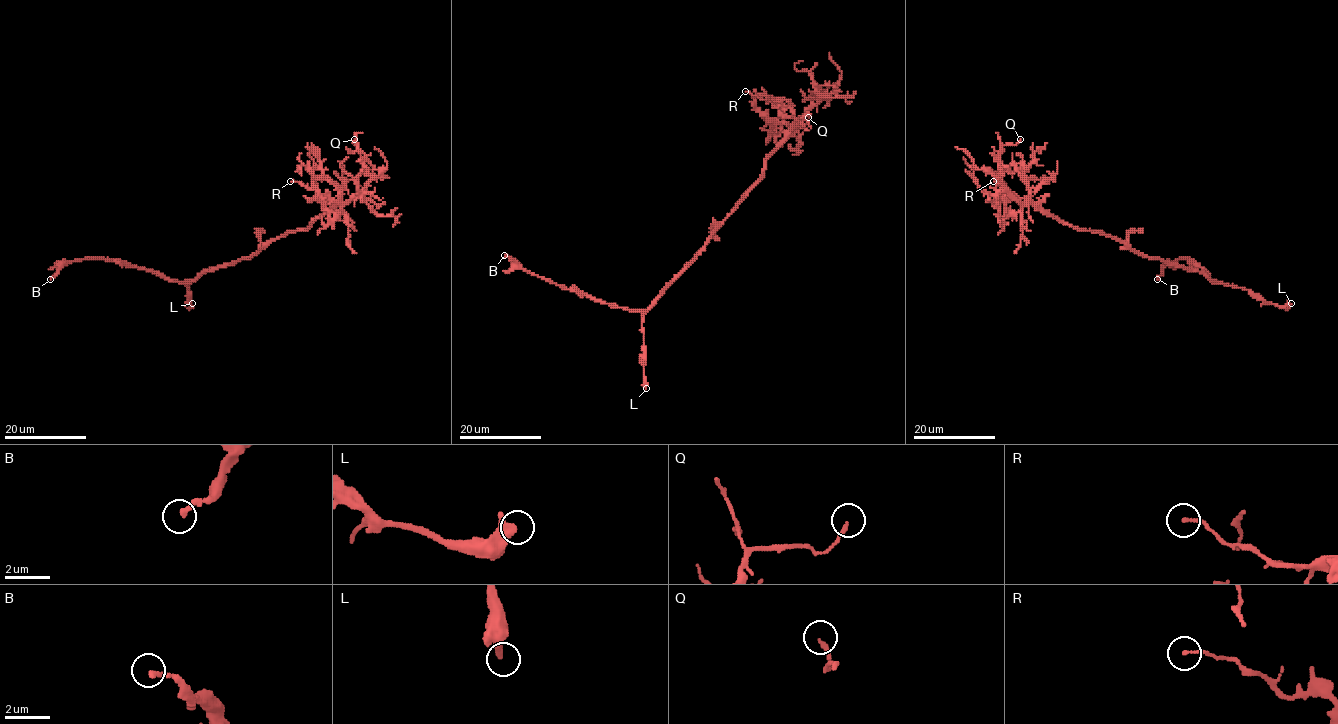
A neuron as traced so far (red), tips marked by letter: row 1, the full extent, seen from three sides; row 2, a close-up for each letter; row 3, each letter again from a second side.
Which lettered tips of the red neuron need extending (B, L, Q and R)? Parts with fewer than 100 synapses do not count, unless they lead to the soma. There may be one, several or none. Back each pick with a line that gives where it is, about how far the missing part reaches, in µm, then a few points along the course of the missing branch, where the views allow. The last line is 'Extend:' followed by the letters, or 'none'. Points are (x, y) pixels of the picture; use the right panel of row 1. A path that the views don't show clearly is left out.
Extend: none

